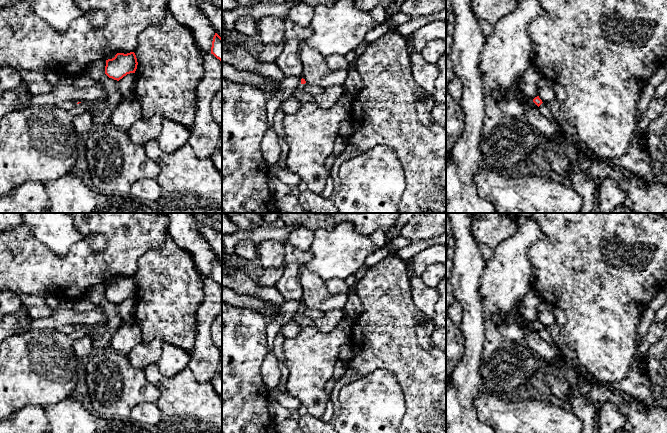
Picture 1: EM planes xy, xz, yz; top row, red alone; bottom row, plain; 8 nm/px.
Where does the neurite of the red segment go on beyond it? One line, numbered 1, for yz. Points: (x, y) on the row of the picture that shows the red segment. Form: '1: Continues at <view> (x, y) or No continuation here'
1: Continues at yz (544, 109)

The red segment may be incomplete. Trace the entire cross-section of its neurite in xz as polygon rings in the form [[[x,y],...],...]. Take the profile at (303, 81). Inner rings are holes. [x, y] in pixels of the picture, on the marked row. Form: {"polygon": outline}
{"polygon": [[[301,79],[301,85],[300,87],[305,90],[308,93],[311,93],[312,95],[318,95],[325,91],[326,88],[319,87],[319,86],[312,86],[310,84],[307,84],[305,79]]]}

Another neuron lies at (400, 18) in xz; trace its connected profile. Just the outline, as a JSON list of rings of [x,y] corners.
[[[399,12],[395,15],[393,15],[390,18],[390,21],[388,23],[381,23],[378,24],[377,27],[370,31],[366,36],[365,36],[365,41],[364,41],[364,46],[370,45],[373,42],[377,41],[381,36],[383,36],[389,28],[394,25],[394,26],[399,26],[402,25],[410,20],[410,17],[402,12]]]

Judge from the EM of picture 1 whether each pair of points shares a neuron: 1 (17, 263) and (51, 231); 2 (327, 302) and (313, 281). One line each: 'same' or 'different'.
1: different
2: same

